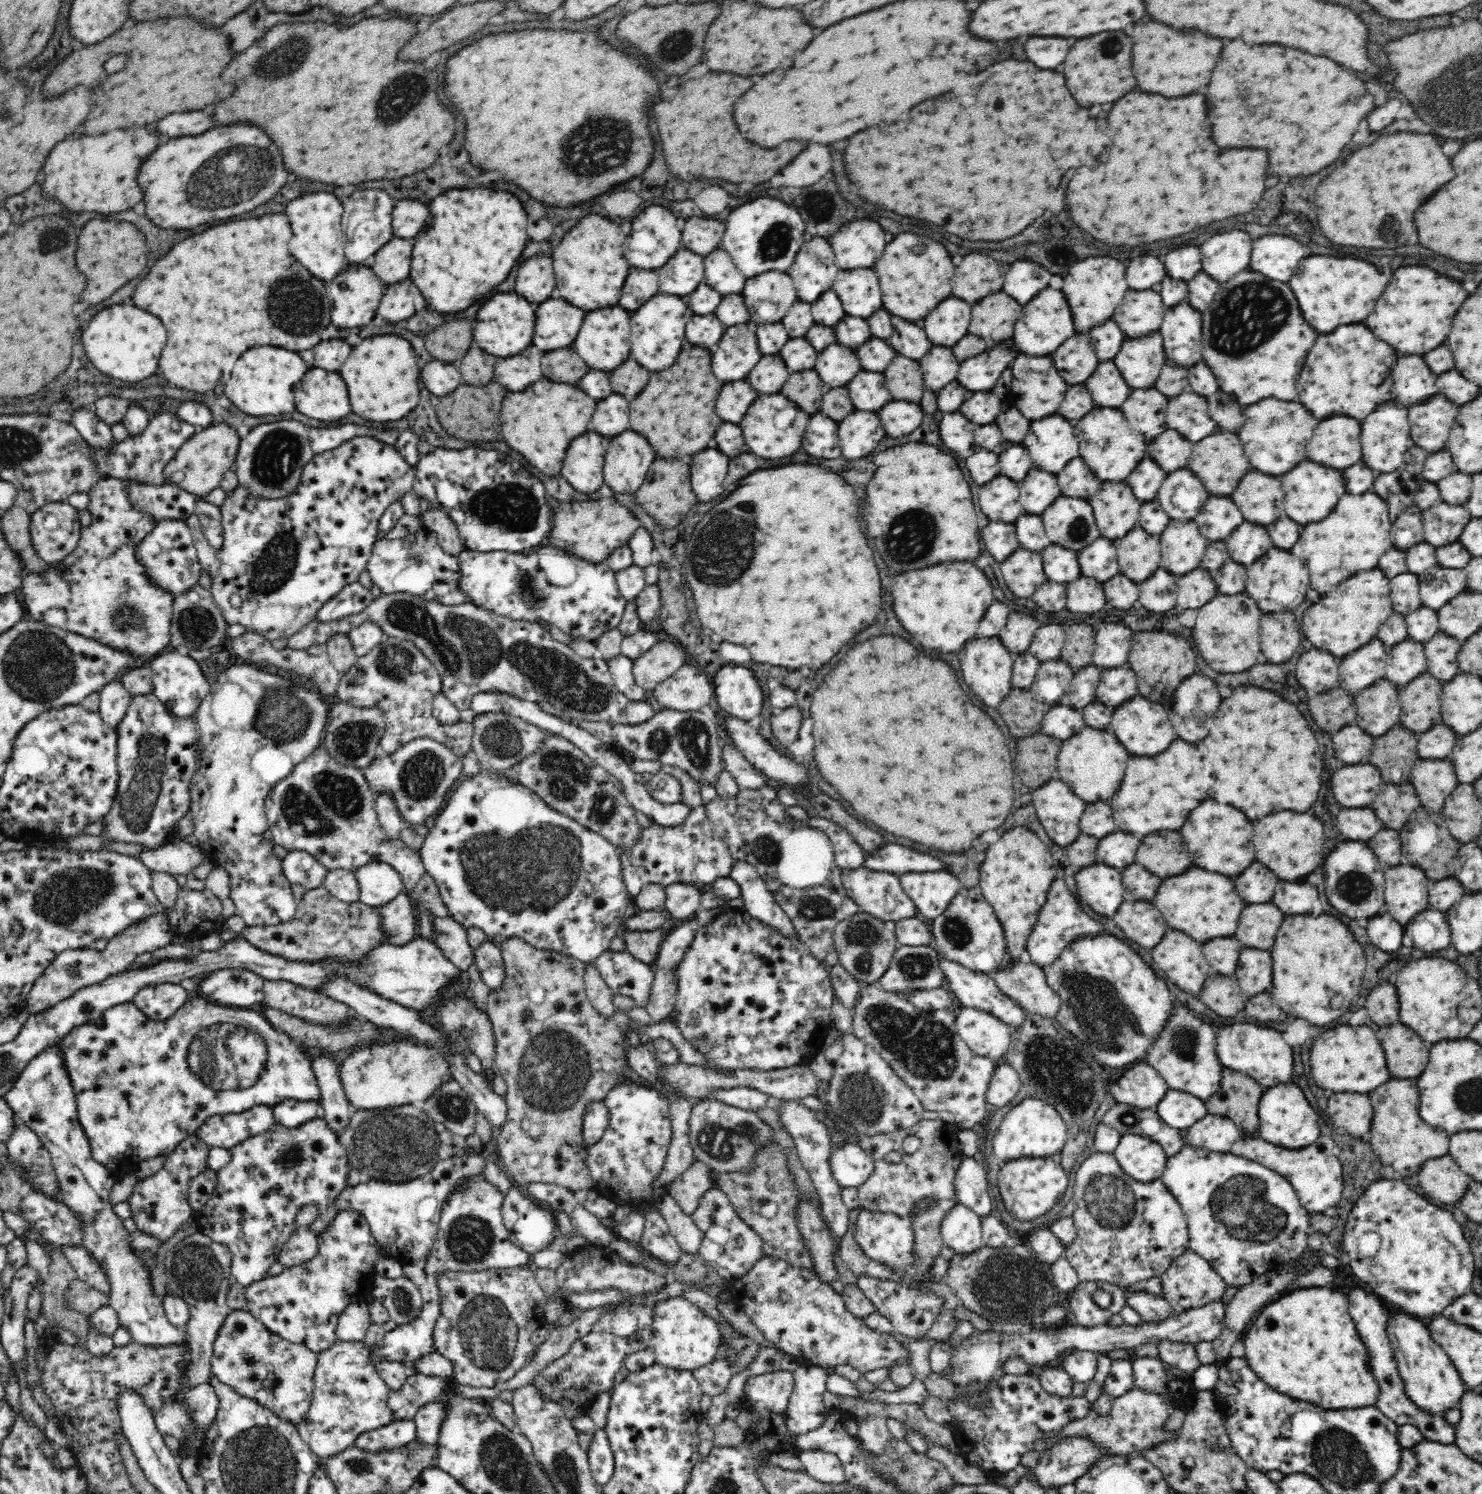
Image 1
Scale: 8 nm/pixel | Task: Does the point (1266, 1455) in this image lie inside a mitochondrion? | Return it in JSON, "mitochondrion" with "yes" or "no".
{"mitochondrion":"no"}

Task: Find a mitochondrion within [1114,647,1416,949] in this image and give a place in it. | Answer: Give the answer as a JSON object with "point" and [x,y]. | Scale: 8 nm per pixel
{"point":[1354,887]}

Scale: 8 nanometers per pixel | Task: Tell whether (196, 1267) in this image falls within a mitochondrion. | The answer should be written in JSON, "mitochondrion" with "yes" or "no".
{"mitochondrion":"yes"}

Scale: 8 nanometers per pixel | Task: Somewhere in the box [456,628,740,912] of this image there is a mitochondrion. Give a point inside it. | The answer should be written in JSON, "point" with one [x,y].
{"point":[568,779]}

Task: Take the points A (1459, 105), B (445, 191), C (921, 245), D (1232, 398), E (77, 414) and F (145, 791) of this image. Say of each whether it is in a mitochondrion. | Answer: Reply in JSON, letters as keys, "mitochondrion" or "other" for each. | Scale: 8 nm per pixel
{"A":"mitochondrion","B":"other","C":"mitochondrion","D":"other","E":"other","F":"mitochondrion"}

